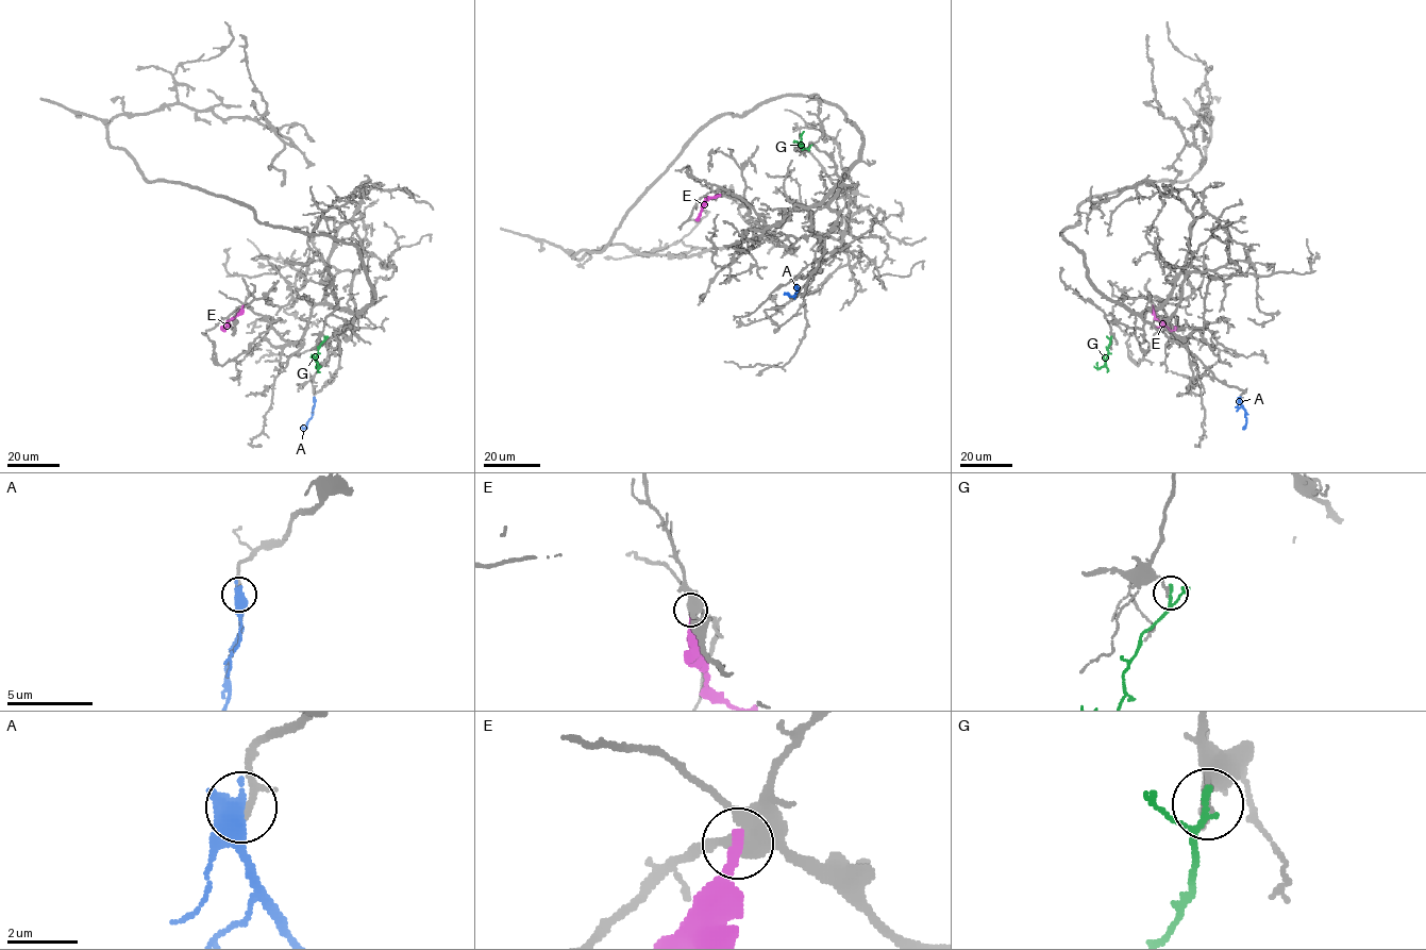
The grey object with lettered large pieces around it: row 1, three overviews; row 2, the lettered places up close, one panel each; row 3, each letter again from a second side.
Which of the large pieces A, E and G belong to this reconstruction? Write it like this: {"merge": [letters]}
{"merge": ["A"]}

